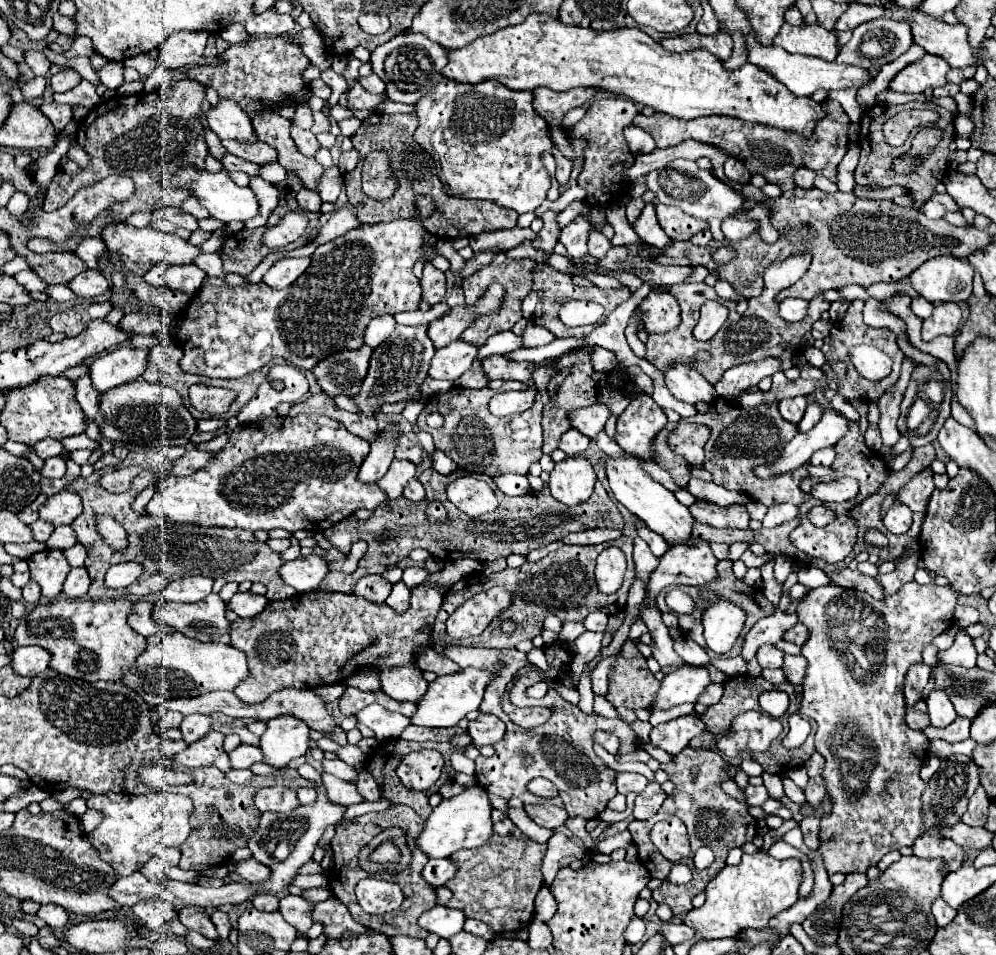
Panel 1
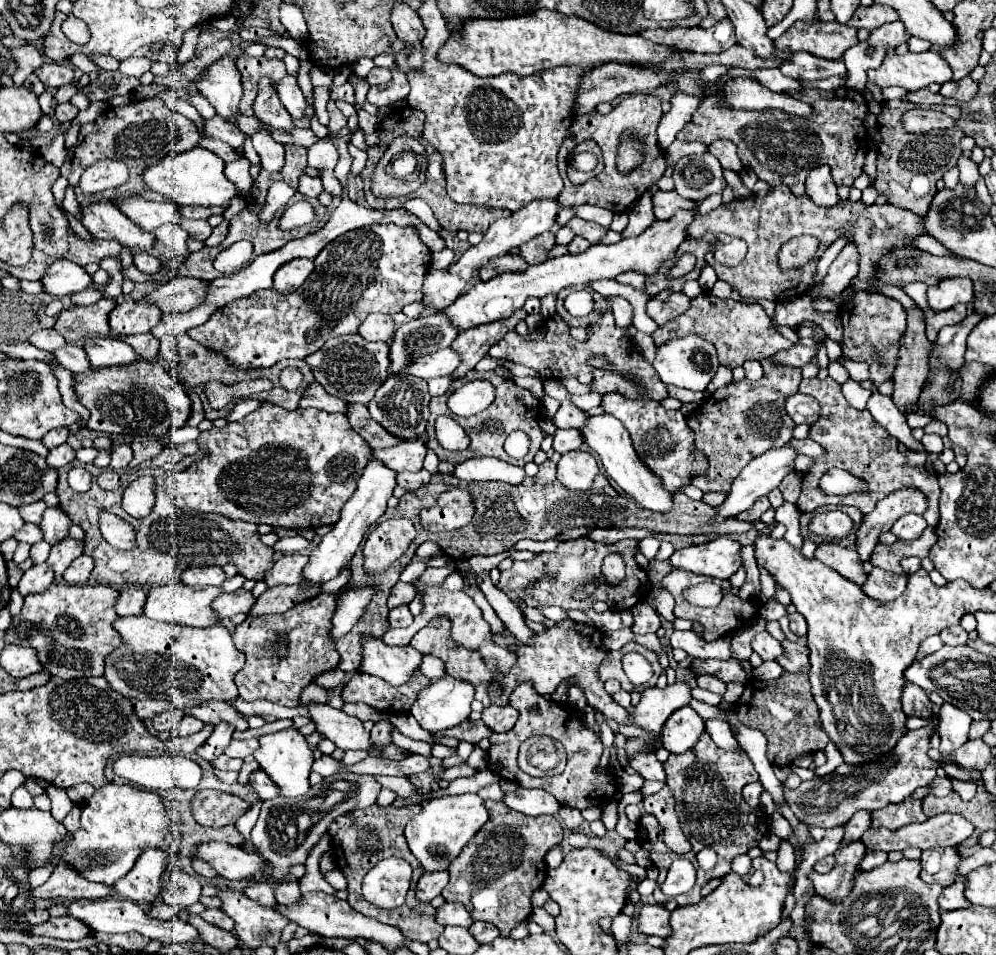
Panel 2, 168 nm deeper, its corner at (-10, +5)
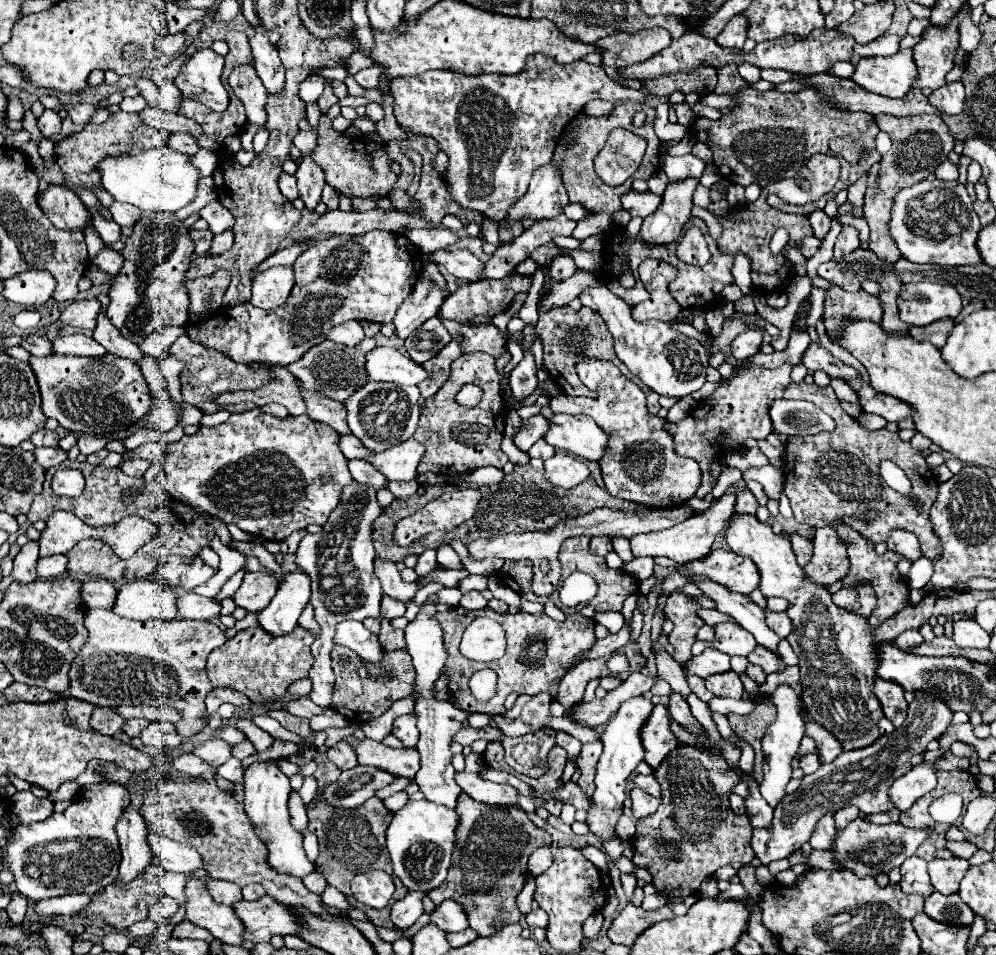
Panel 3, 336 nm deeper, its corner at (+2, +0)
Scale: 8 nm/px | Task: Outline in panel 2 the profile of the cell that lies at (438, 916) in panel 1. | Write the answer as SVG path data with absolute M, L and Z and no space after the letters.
M445 903L443 907L437 909L437 923L469 927L473 923L473 917L467 913L467 909L461 903Z

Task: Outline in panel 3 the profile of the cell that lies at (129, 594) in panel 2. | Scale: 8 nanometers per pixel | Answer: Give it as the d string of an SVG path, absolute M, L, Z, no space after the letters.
M89 580L83 582L83 602L87 608L113 608L113 600L117 600L117 588L109 580Z

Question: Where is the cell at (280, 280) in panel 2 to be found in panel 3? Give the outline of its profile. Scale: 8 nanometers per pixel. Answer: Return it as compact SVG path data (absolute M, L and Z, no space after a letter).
M269 268L253 280L251 302L263 310L275 310L287 300L293 284L293 268Z

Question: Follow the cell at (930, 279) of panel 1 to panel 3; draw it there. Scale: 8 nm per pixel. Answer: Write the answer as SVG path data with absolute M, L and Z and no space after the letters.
M919 282L901 288L901 320L909 326L927 326L941 318L955 318L961 312L961 296L949 284Z

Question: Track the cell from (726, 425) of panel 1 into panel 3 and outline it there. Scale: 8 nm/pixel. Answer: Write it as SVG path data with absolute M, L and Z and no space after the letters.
M783 364L781 368L775 370L763 366L743 368L739 370L737 376L721 380L717 384L717 390L709 398L701 400L687 418L683 418L677 424L667 422L665 428L669 428L669 432L673 432L675 438L675 452L679 456L693 458L701 466L703 482L695 492L697 498L705 498L715 486L715 478L711 476L709 470L713 460L721 460L727 452L743 448L751 438L763 440L773 432L769 406L775 398L783 398L785 388L791 384L791 368L793 368L791 364Z

